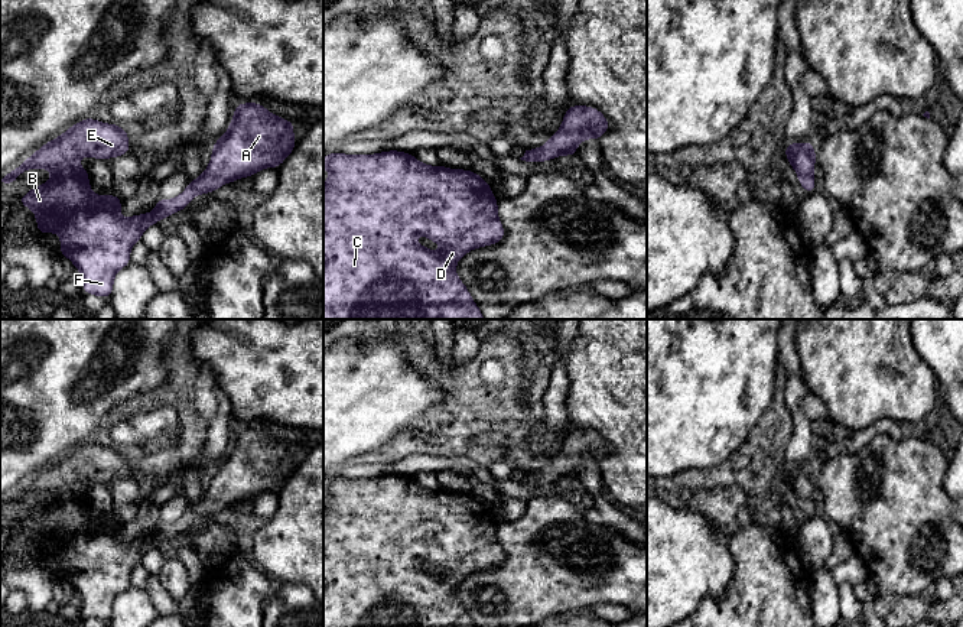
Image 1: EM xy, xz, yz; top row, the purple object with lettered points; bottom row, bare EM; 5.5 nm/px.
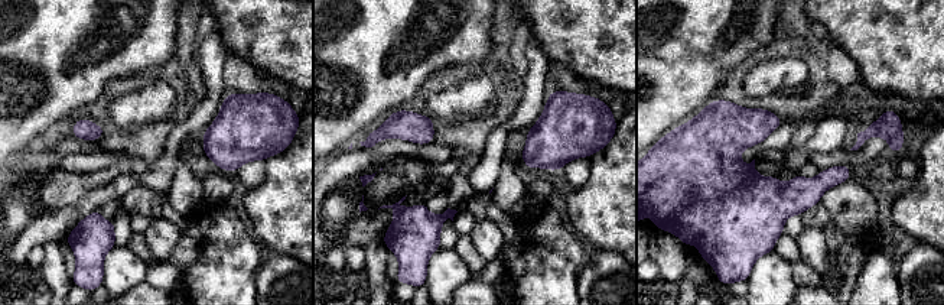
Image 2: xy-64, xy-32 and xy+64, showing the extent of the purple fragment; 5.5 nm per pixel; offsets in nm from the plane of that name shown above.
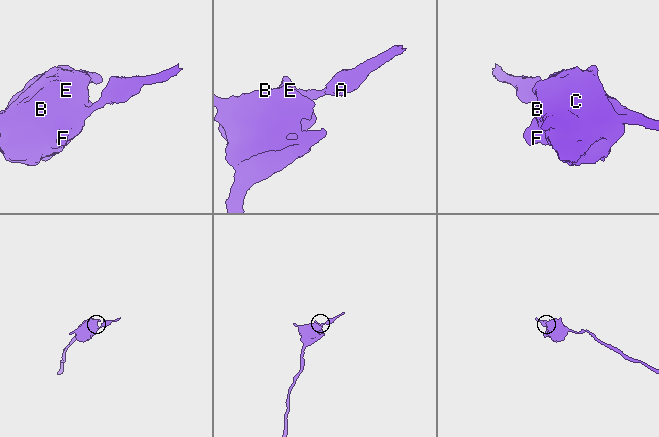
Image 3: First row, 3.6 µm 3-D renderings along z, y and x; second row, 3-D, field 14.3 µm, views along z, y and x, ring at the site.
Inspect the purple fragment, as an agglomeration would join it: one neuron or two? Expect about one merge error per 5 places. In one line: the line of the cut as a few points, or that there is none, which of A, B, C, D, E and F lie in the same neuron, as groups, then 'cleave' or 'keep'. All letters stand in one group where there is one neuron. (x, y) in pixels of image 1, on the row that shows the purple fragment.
cut none; groups A B C D E F; keep

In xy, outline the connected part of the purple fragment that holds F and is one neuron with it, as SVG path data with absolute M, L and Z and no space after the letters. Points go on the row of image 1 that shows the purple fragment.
M237 104L228 130L212 144L212 157L204 173L189 181L186 189L176 198L159 198L153 211L144 215L137 212L130 218L120 217L123 199L117 198L113 192L108 196L100 196L91 191L88 169L78 165L81 156L111 159L128 153L128 136L126 129L117 124L103 123L91 117L84 118L39 147L38 152L10 170L1 182L10 183L27 169L52 170L49 182L26 192L17 204L35 212L38 222L36 234L59 234L59 254L68 257L75 269L82 273L82 292L108 299L113 292L116 273L131 263L130 250L134 243L141 241L141 234L149 225L183 211L195 195L209 195L211 191L219 189L225 182L238 182L240 176L250 179L264 168L277 169L296 147L293 130L295 123L269 113L263 104Z

